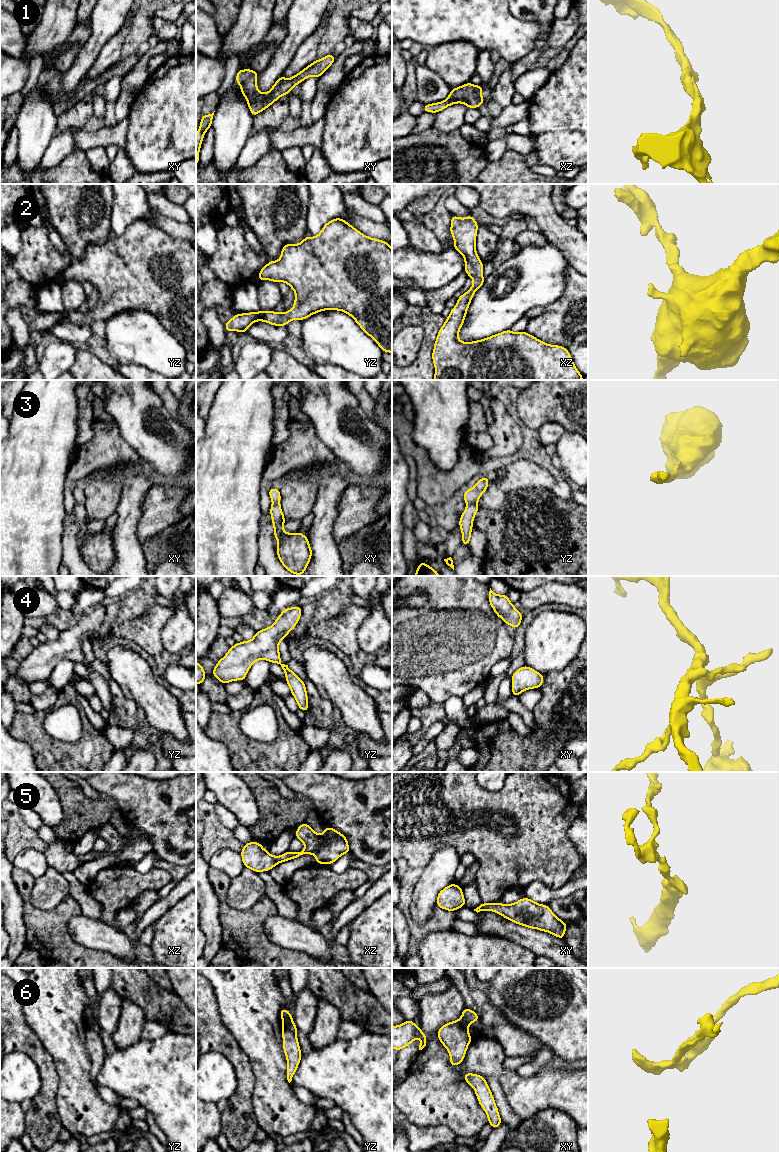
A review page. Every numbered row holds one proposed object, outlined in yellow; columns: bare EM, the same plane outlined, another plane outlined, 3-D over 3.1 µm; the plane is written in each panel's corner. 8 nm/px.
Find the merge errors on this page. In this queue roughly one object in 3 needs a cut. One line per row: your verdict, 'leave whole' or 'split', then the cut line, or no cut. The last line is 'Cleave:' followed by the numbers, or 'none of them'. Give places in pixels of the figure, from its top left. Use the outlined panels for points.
1: leave whole | no cut
2: leave whole | no cut
3: leave whole | no cut
4: leave whole | no cut
5: leave whole | no cut
6: split | xy (461, 1017), (468, 1025)
Cleave: 6

